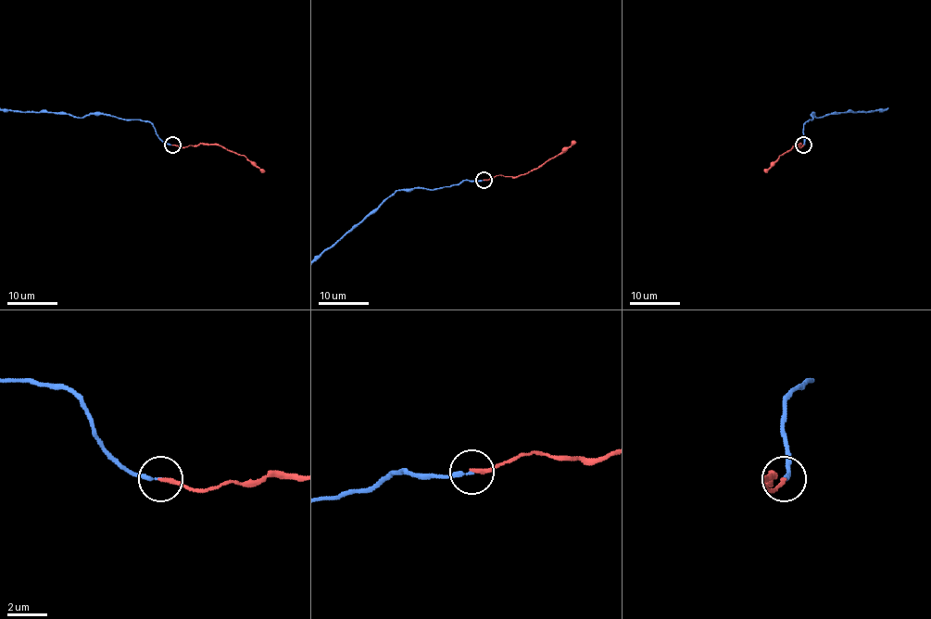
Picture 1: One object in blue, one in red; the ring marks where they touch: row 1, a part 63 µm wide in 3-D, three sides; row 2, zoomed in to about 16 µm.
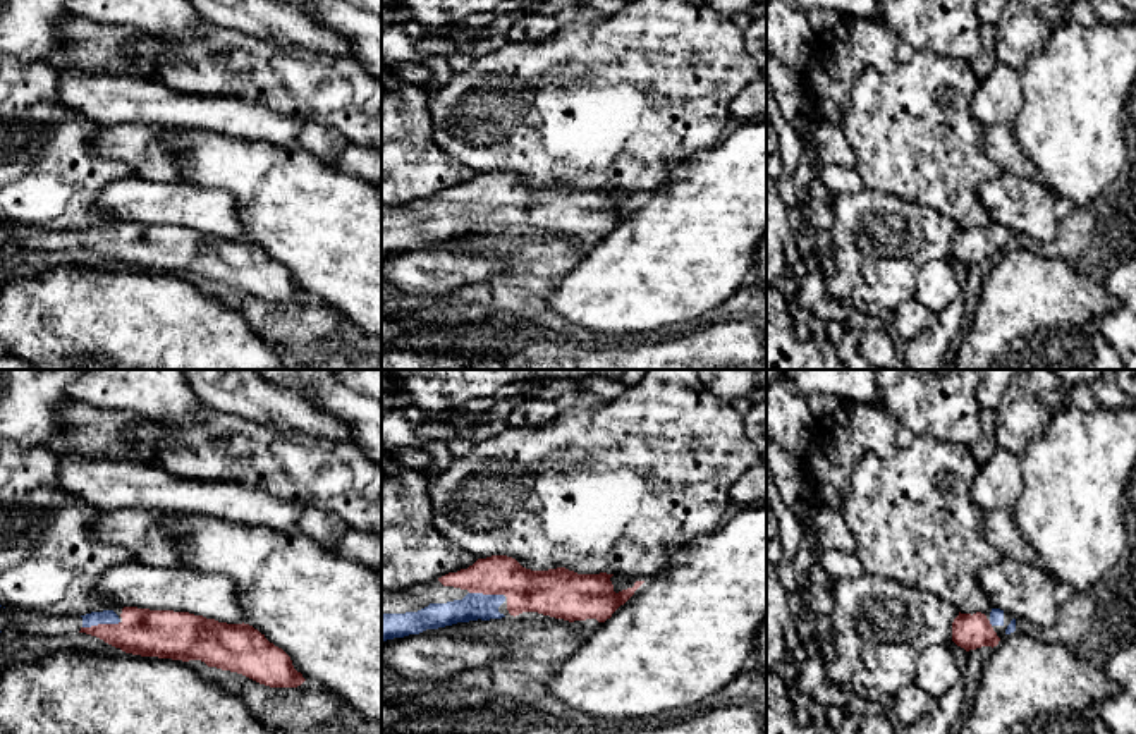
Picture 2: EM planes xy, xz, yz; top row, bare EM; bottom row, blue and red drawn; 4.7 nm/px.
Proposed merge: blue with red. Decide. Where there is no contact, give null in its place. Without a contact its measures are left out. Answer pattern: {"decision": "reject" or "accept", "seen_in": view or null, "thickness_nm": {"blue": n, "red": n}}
{"decision": "accept", "seen_in": "xy", "thickness_nm": {"blue": 60, "red": 220}}

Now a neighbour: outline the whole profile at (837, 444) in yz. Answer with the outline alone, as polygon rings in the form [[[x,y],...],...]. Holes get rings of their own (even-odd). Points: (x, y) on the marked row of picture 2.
[[[849,402],[818,423],[799,459],[809,505],[840,509],[849,478],[864,452],[890,459],[897,452],[897,419],[870,402]]]

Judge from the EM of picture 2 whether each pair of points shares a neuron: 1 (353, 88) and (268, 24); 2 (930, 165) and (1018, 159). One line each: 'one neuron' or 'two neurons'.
1: two neurons
2: two neurons

